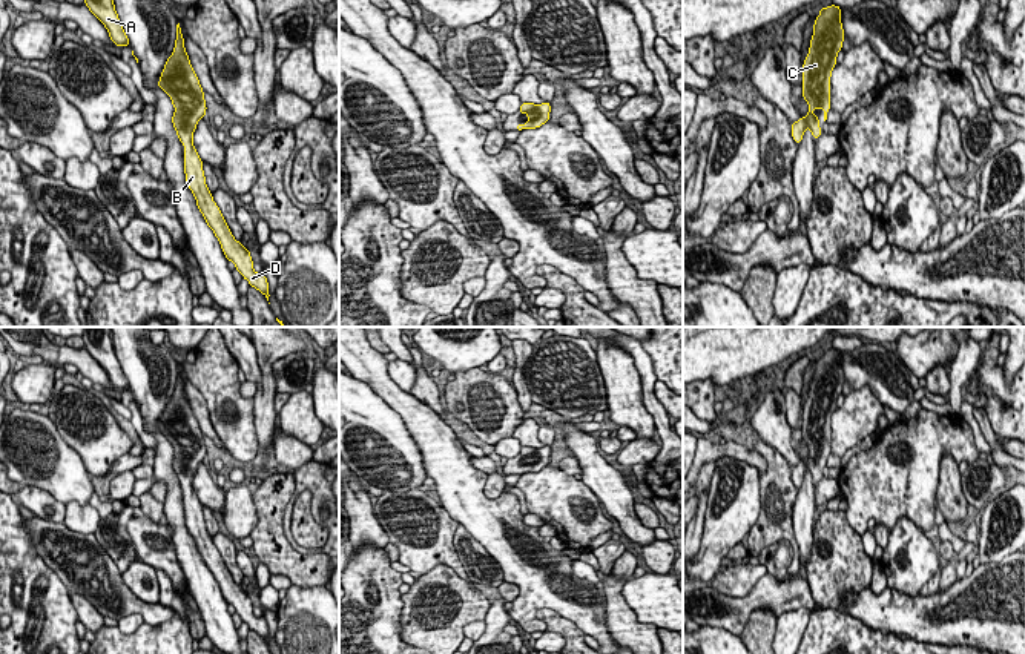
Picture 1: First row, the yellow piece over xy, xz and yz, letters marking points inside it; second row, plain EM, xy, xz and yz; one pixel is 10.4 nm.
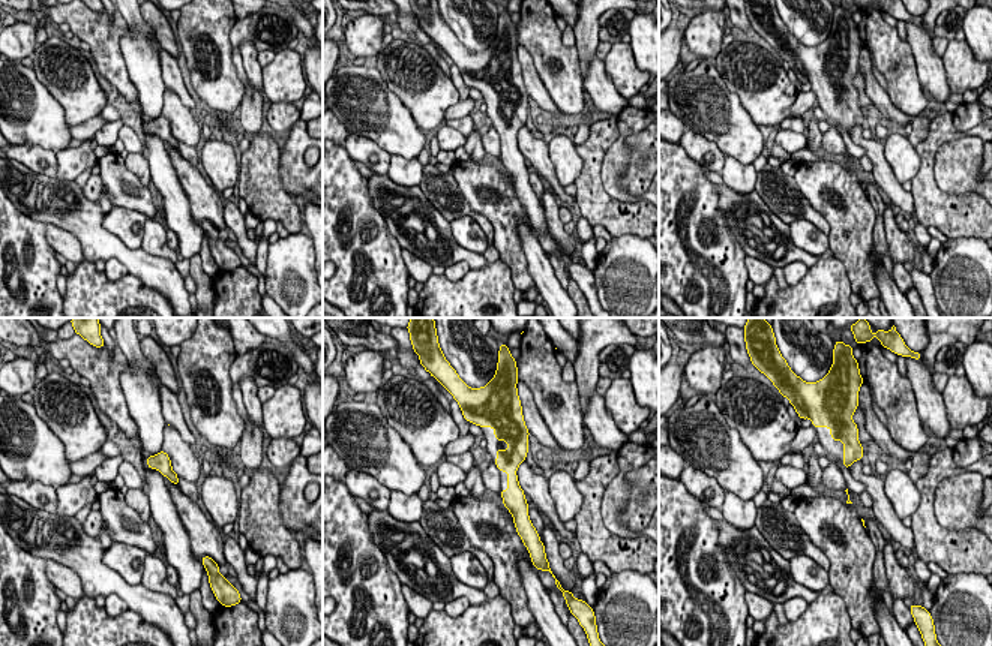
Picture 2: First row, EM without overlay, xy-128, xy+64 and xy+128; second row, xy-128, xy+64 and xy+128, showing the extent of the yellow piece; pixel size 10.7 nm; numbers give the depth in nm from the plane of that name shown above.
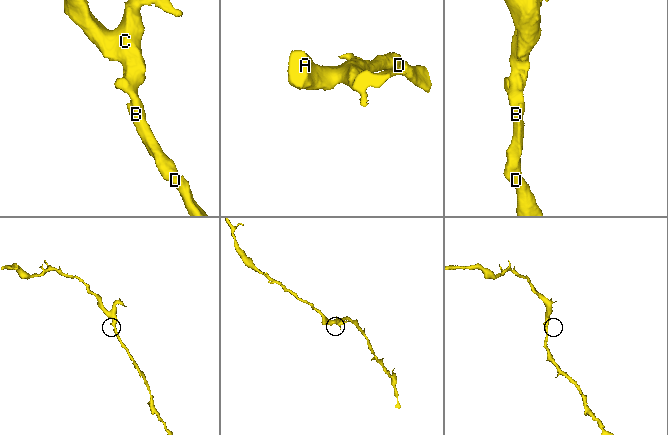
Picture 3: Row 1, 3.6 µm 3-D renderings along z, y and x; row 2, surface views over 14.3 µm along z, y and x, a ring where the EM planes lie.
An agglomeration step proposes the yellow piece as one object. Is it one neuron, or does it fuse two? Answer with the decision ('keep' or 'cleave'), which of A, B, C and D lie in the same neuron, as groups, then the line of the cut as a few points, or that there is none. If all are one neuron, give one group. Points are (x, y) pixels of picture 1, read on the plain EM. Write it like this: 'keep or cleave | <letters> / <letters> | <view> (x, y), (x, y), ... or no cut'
keep | A B C D | no cut

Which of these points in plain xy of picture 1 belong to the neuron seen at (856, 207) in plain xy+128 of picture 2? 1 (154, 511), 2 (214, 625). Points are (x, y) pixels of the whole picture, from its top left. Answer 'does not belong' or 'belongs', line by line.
1: does not belong
2: does not belong

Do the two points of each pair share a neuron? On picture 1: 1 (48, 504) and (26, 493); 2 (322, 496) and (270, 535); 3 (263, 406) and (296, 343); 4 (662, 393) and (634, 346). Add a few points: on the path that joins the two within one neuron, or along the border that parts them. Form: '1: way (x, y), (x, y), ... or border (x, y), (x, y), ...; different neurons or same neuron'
1: way (43, 504), (31, 498); same neuron
2: border (293, 488), (284, 511), (284, 536), (304, 554); different neurons
3: way (267, 387), (267, 361), (278, 350); same neuron
4: border (657, 379), (654, 395), (666, 412); different neurons

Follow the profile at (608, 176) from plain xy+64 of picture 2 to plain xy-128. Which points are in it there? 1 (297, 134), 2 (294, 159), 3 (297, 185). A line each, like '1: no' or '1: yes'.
1: yes
2: yes
3: yes

